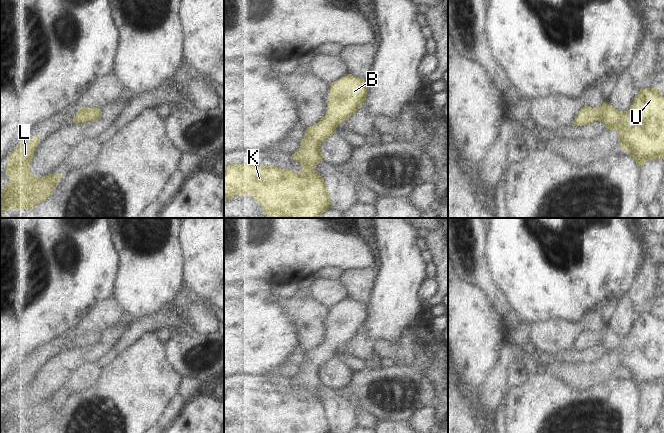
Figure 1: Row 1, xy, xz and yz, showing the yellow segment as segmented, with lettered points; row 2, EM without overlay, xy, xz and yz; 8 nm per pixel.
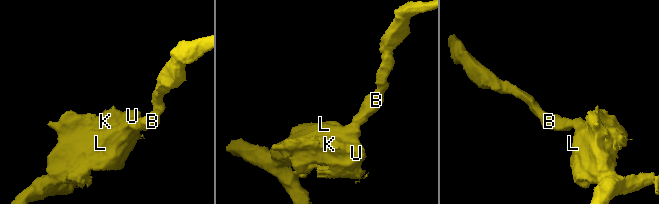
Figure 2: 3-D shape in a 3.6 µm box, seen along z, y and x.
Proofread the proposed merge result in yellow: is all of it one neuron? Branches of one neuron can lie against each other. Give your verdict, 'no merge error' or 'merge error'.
no merge error

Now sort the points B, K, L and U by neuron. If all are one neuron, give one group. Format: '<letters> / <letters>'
B K L U

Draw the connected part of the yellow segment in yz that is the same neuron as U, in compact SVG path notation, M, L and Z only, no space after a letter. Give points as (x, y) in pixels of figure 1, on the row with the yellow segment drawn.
M655 87L638 91L630 108L619 111L604 102L598 107L583 106L574 126L602 121L606 130L618 133L619 145L640 167L646 161L664 159L664 97Z

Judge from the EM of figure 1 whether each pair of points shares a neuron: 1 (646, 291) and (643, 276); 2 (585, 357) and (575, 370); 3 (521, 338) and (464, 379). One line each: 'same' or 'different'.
1: same
2: different
3: different

